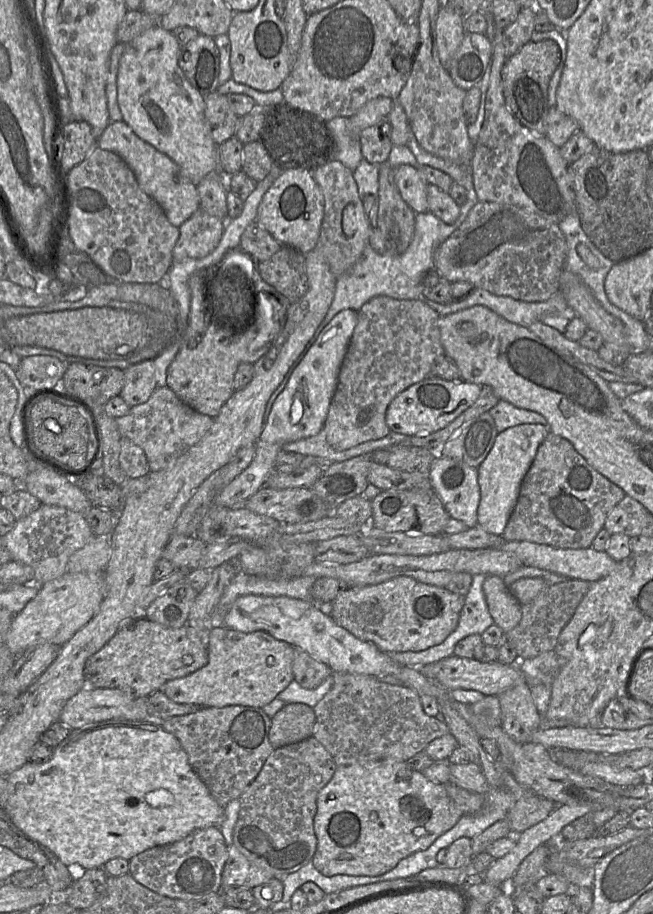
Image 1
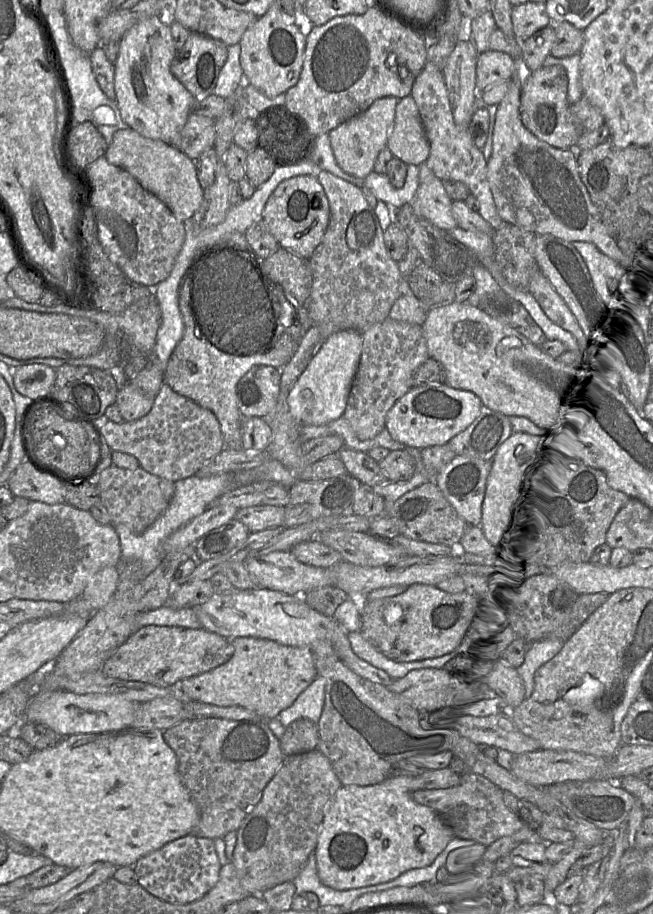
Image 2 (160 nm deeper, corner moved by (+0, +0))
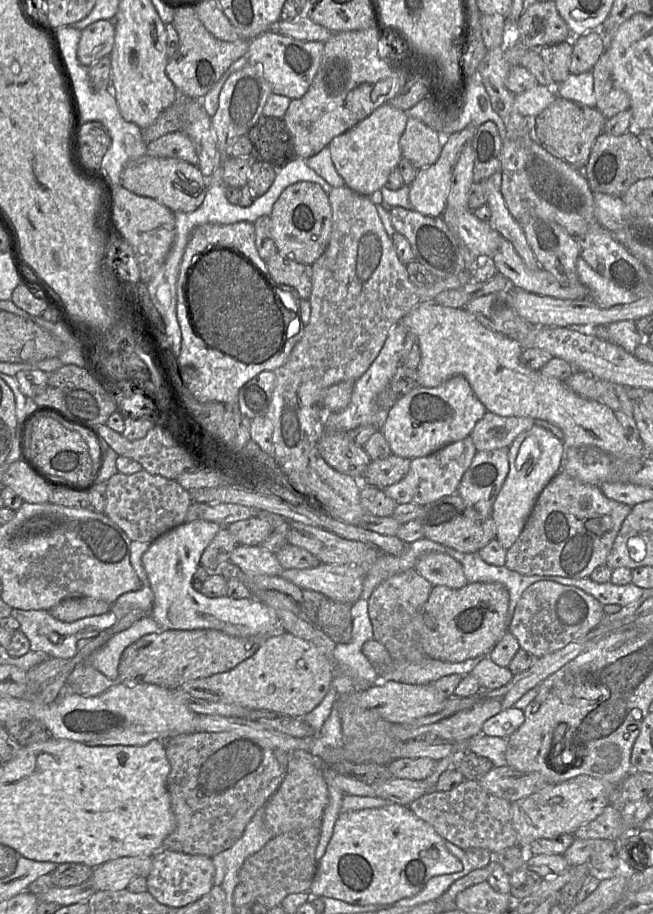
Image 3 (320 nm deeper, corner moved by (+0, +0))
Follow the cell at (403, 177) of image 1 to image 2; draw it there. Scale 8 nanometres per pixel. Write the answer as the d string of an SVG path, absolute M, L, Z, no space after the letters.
M433 176L419 184L412 208L416 215L420 215L440 229L449 231L458 227L452 215L452 201L442 181Z

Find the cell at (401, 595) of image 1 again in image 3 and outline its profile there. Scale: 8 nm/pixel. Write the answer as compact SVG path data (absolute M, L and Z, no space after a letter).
M468 583L462 588L433 586L422 611L414 618L414 627L420 635L420 642L427 655L432 659L462 662L476 657L488 657L489 651L508 632L511 616L508 612L509 592L501 583Z

